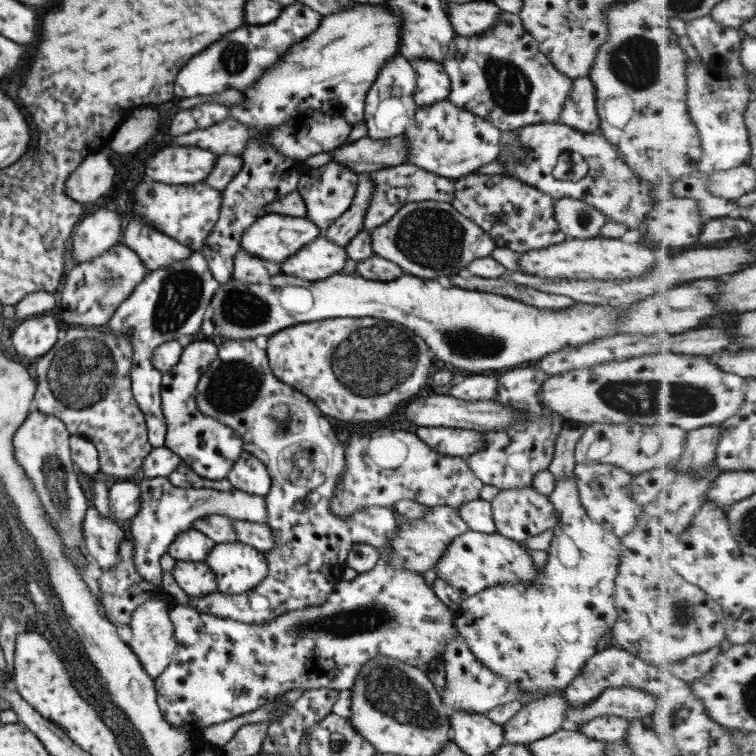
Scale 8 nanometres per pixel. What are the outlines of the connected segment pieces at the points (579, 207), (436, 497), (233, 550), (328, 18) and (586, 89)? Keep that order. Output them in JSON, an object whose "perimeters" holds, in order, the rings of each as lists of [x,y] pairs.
{"perimeters":[[[[568,197],[556,199],[554,216],[560,231],[570,239],[598,237],[600,229],[608,221],[592,204]]],[[[382,428],[368,436],[352,436],[352,440],[345,442],[345,447],[346,468],[342,480],[336,486],[335,495],[330,500],[331,512],[335,516],[344,517],[345,520],[362,507],[390,506],[402,499],[414,500],[428,507],[446,505],[458,508],[471,500],[480,499],[480,490],[485,485],[474,475],[463,457],[439,453],[420,440],[416,433]]],[[[238,541],[216,543],[205,563],[216,575],[218,591],[224,594],[236,595],[252,591],[268,575],[264,554]]],[[[354,3],[352,9],[340,10],[325,15],[320,28],[304,42],[290,48],[290,54],[280,60],[272,69],[250,84],[250,88],[242,90],[245,100],[241,104],[226,105],[231,110],[234,120],[240,121],[247,128],[256,128],[264,136],[264,130],[278,128],[288,122],[288,118],[304,110],[314,110],[332,116],[341,116],[348,124],[356,124],[365,116],[367,92],[378,79],[380,70],[395,56],[400,55],[399,47],[403,38],[402,17],[384,5]]],[[[582,77],[573,80],[568,101],[557,122],[583,133],[594,133],[599,130],[596,89],[594,89],[592,79]]]]}

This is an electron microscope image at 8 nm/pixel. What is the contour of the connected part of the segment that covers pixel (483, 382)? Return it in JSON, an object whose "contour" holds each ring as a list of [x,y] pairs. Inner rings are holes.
{"contour":[[[484,373],[471,374],[458,384],[448,387],[447,394],[465,401],[494,399],[496,396],[496,376]]]}

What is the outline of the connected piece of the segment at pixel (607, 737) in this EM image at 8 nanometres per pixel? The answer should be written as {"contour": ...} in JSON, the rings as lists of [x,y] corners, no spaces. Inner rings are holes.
{"contour":[[[604,715],[582,724],[579,730],[594,740],[612,743],[622,741],[626,737],[629,726],[629,720],[624,717]]]}

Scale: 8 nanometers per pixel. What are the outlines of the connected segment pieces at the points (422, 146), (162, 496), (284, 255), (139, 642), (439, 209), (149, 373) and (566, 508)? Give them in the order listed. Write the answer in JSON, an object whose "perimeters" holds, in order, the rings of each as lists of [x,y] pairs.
{"perimeters":[[[[448,100],[424,109],[417,108],[404,135],[410,149],[408,162],[454,181],[477,173],[481,166],[496,160],[500,154],[501,131],[488,120],[457,108]]],[[[156,477],[142,480],[139,484],[141,505],[138,513],[126,526],[133,549],[132,560],[138,575],[148,585],[162,586],[161,558],[168,553],[170,544],[200,517],[208,514],[222,514],[234,520],[256,524],[267,523],[267,506],[264,496],[253,495],[234,488],[221,491],[213,488],[181,488],[173,486],[168,477]]],[[[267,213],[258,218],[250,228],[246,228],[240,240],[240,248],[248,251],[252,256],[281,263],[295,252],[298,252],[308,242],[314,241],[322,232],[307,216],[286,216]]],[[[150,597],[136,607],[136,611],[132,612],[130,628],[132,628],[132,640],[128,646],[136,654],[142,668],[155,679],[174,660],[177,650],[174,625],[169,617],[168,604],[165,599]]],[[[435,200],[406,202],[388,222],[370,230],[370,241],[376,255],[425,280],[454,276],[472,260],[490,257],[496,247],[488,233],[460,214],[452,202]]],[[[199,249],[188,258],[176,260],[168,267],[150,271],[134,289],[134,292],[116,308],[116,312],[104,327],[114,335],[128,335],[134,347],[131,370],[131,389],[144,416],[148,428],[148,440],[153,447],[161,447],[166,440],[166,419],[161,407],[161,380],[159,370],[152,366],[151,358],[162,343],[190,336],[201,330],[208,313],[210,301],[220,283],[212,276],[208,261]]],[[[575,474],[555,480],[554,490],[548,498],[553,504],[557,524],[542,574],[530,585],[497,585],[465,597],[455,617],[457,632],[464,636],[474,657],[492,672],[516,684],[524,693],[524,700],[530,700],[538,692],[564,691],[597,652],[598,640],[613,630],[617,617],[614,594],[623,550],[621,540],[587,516],[578,496]]]]}

